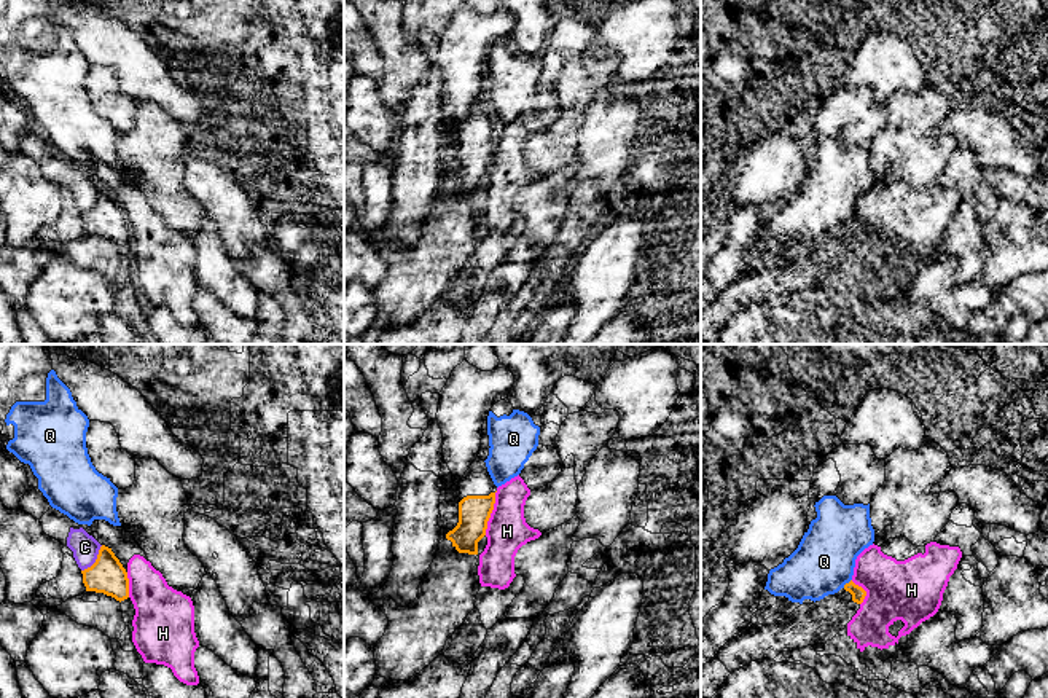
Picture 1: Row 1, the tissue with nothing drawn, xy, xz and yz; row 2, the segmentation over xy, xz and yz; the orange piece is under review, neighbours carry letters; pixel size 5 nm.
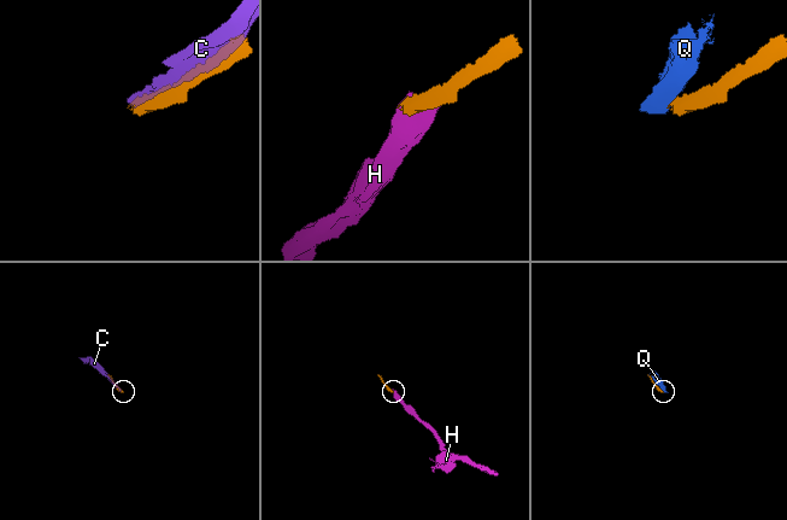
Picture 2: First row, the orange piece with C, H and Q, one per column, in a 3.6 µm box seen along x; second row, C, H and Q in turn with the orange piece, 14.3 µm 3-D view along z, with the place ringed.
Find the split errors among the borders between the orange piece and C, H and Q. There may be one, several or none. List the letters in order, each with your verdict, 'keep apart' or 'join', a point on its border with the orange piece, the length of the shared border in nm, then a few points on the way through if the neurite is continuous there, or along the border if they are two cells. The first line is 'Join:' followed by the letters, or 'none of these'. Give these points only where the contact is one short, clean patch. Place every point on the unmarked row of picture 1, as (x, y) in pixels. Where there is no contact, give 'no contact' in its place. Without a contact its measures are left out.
Join: none of these
C: keep apart; contact xy (96, 203); length 170 nm
H: keep apart; contact xz (491, 155); length 240 nm; border xz (497, 134), (484, 177)
Q: keep apart; contact yz (846, 227); length 60 nm; border yz (851, 222), (843, 230)

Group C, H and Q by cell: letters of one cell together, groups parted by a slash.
C / H / Q

